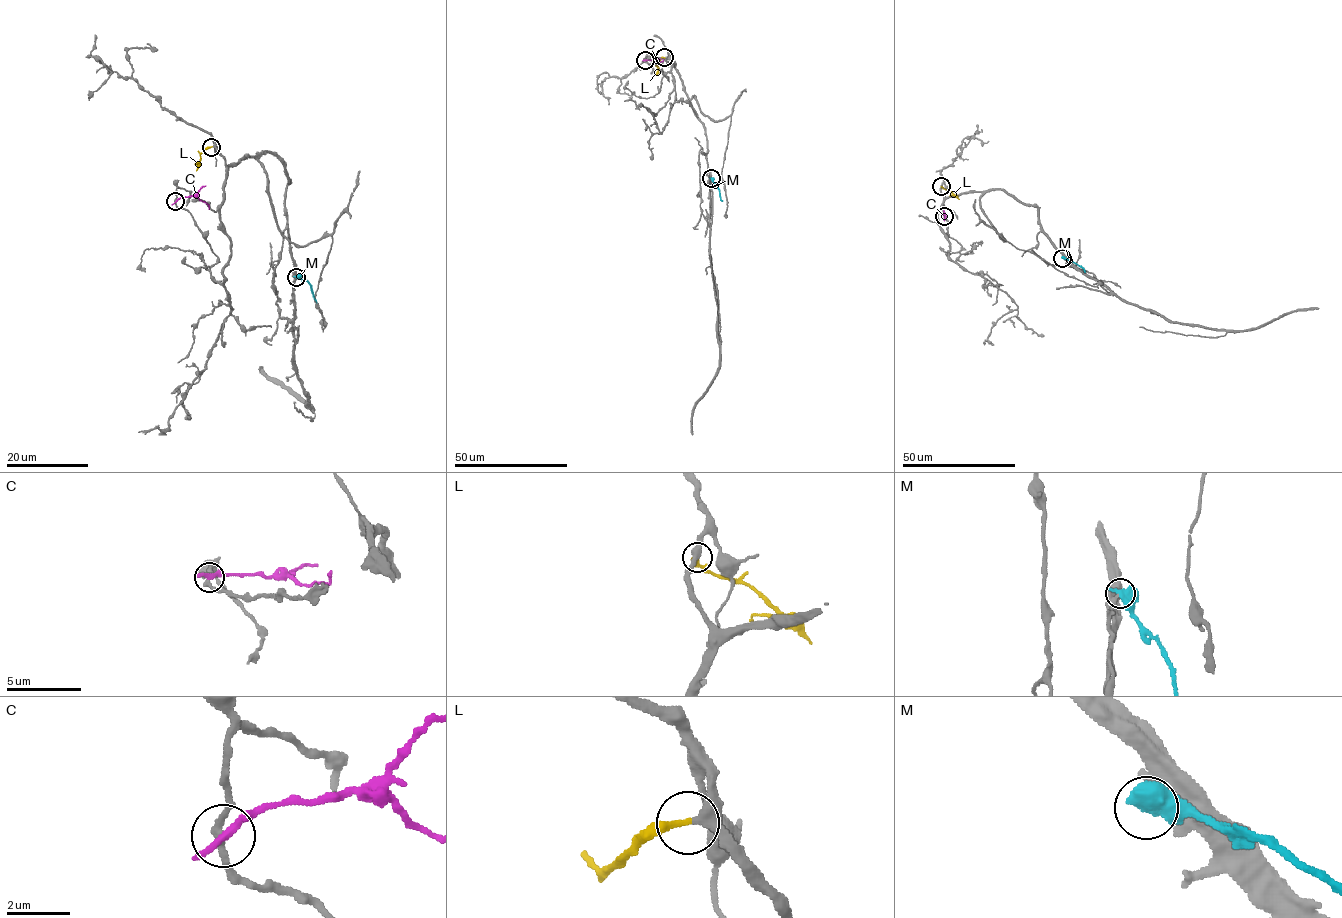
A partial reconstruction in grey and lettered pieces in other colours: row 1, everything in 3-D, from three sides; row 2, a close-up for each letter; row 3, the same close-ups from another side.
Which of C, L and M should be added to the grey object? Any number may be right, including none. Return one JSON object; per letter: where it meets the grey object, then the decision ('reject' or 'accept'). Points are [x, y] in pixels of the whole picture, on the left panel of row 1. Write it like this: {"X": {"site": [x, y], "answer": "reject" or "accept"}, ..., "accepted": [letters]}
{"C": {"site": [175, 201], "answer": "reject"}, "L": {"site": [211, 147], "answer": "accept"}, "M": {"site": [296, 277], "answer": "reject"}, "accepted": ["L"]}

